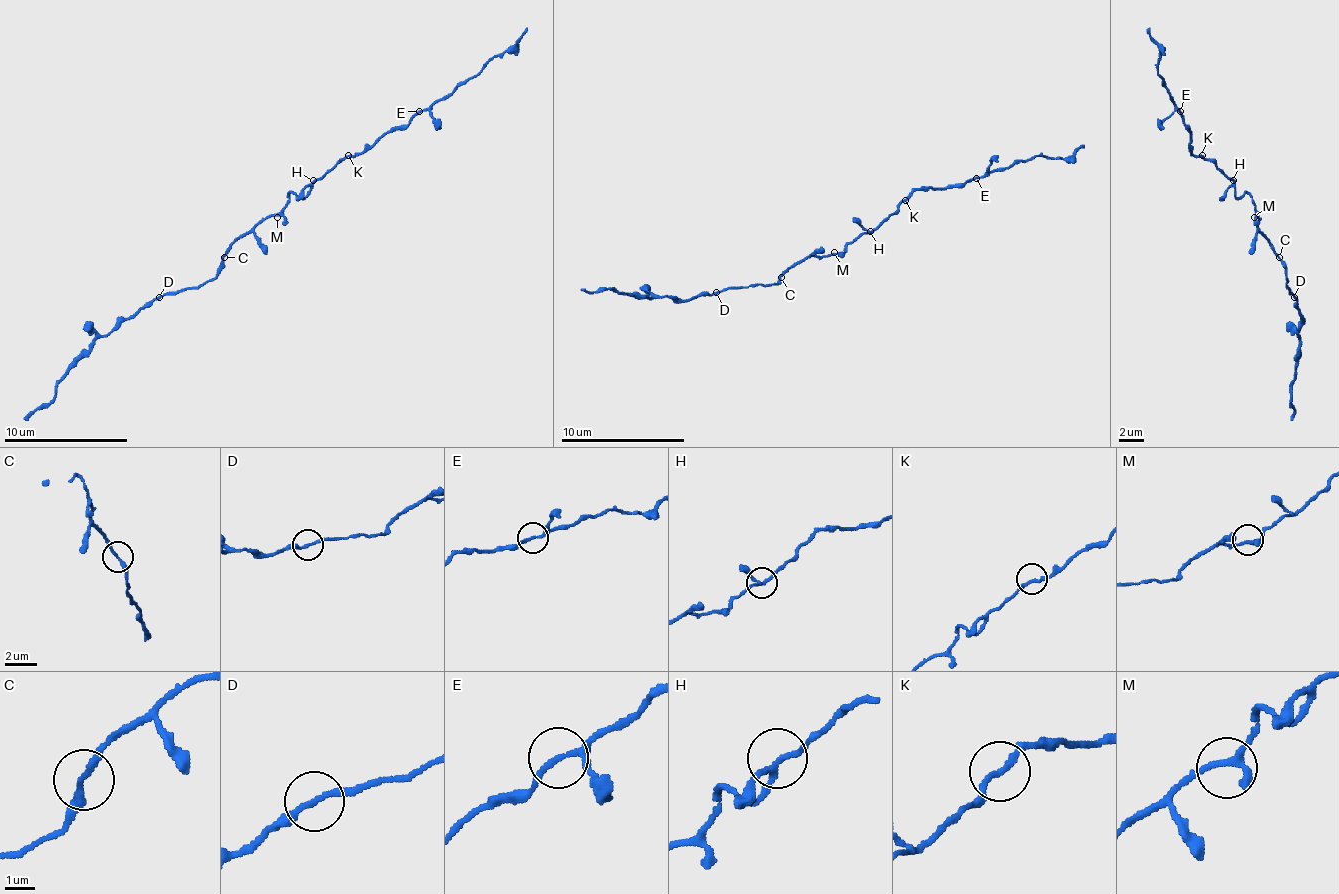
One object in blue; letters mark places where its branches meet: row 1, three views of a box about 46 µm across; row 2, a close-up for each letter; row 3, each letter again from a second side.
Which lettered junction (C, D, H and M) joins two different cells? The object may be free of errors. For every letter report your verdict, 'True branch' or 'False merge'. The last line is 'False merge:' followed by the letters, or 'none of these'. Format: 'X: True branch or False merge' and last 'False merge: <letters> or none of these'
C: True branch
D: True branch
H: True branch
M: True branch
False merge: none of these

